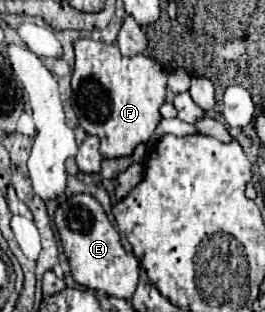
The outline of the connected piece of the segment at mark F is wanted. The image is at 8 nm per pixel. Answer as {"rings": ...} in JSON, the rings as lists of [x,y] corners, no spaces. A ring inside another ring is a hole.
{"rings":[[[79,39],[75,43],[73,111],[89,135],[101,139],[101,153],[109,159],[129,157],[139,143],[149,143],[161,121],[159,107],[165,103],[167,73],[145,55],[123,57],[115,43]]]}

